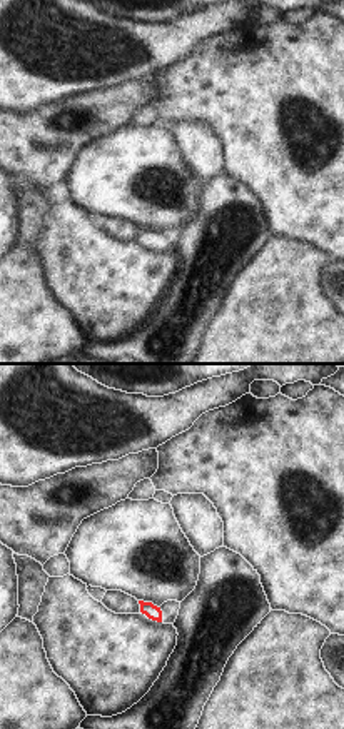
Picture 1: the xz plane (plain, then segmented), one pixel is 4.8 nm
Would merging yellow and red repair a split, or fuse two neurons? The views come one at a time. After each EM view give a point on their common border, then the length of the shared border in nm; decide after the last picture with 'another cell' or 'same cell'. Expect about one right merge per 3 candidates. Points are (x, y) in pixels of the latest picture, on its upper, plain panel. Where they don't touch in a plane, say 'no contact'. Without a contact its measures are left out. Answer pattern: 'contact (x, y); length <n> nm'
no contact

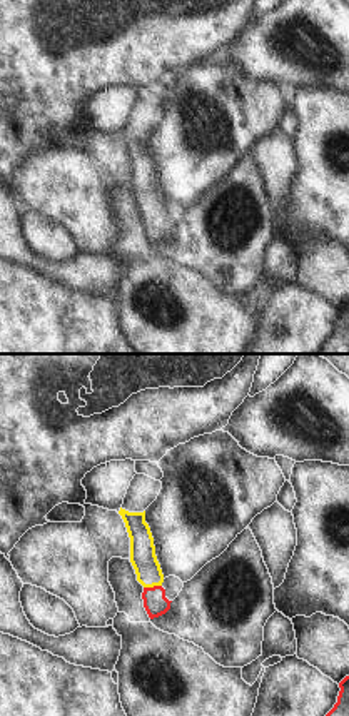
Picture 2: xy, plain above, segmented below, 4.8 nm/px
contact (152, 212); length 90 nm

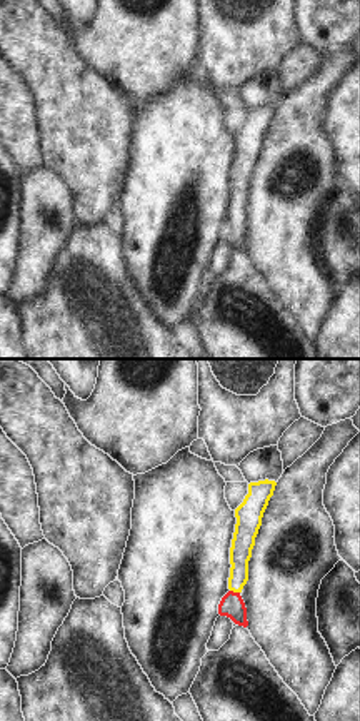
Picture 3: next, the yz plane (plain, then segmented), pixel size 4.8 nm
contact (235, 217); length 50 nm

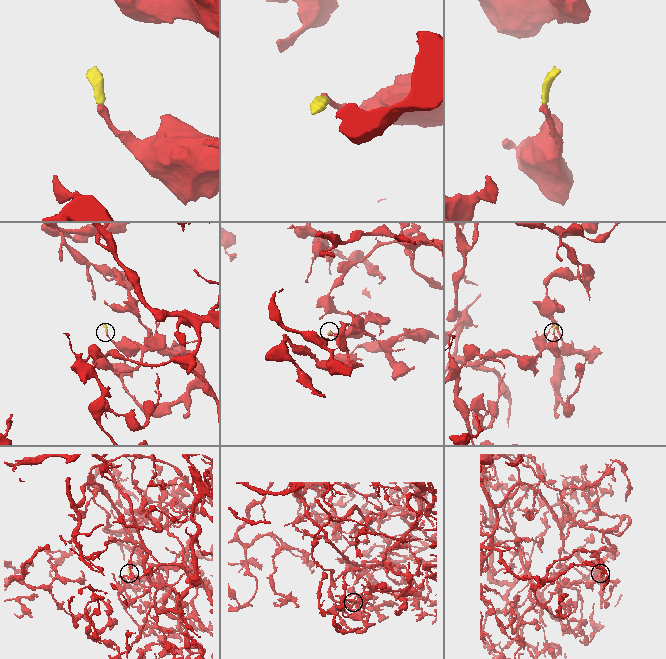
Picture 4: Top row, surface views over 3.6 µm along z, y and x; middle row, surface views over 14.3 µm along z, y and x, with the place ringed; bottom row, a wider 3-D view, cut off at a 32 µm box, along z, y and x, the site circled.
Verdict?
same cell

